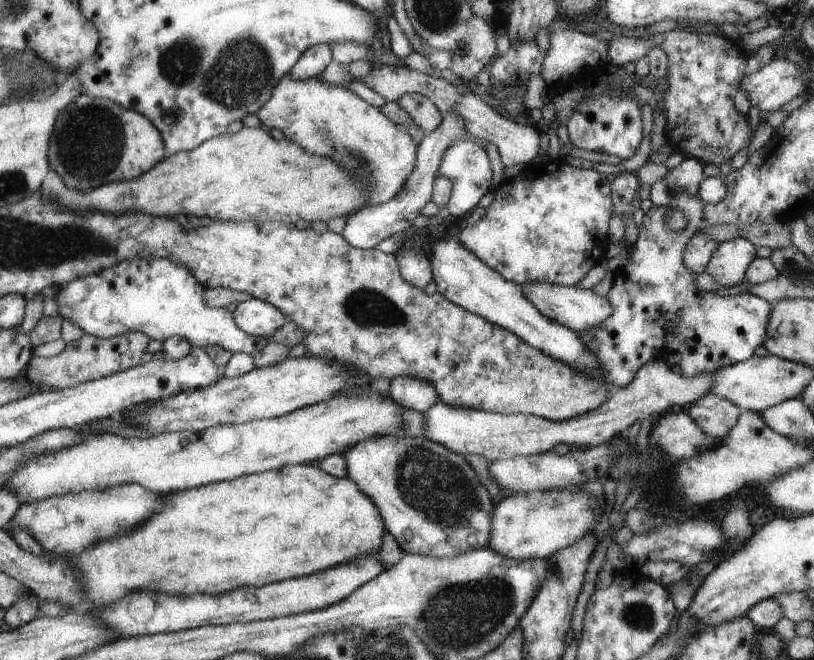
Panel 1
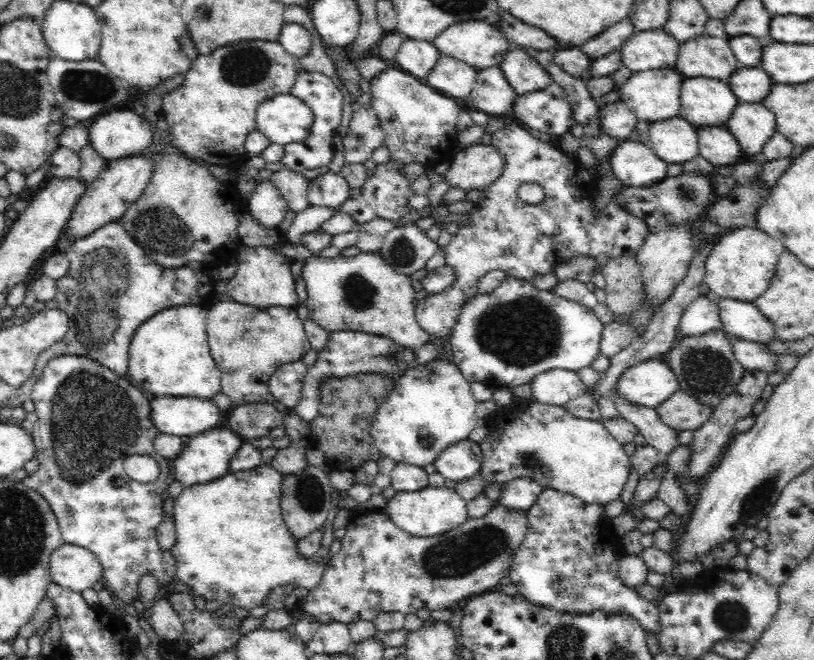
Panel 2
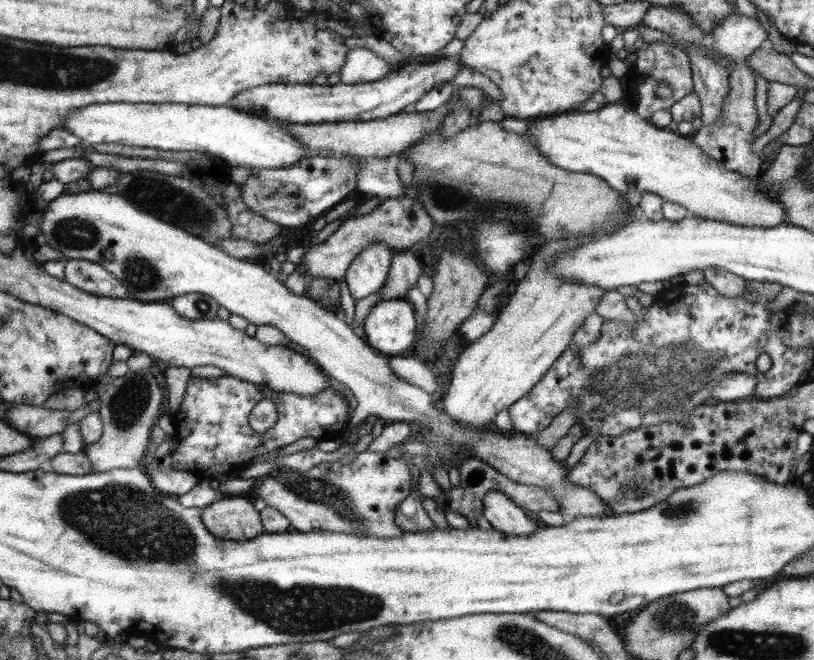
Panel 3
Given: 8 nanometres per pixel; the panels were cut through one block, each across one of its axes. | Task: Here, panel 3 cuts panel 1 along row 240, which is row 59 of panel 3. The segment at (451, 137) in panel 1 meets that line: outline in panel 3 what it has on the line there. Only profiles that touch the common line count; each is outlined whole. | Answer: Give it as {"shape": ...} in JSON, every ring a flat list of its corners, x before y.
{"shape":[[355,46,349,50,349,58,345,58,345,66,341,66,341,84,351,82,377,82,387,76,389,64,379,58,379,54,371,54,369,50]]}

